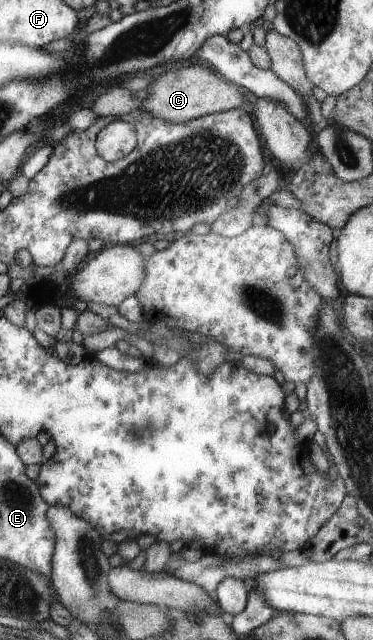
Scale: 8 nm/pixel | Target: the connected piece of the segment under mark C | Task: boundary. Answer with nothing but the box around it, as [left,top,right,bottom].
[141,65,244,123]

